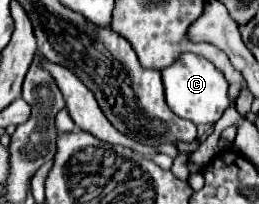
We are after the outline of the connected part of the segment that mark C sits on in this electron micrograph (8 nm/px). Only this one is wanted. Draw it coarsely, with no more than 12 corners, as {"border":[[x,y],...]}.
{"border":[[181,53],[161,69],[167,105],[195,125],[229,107],[223,73]]}

